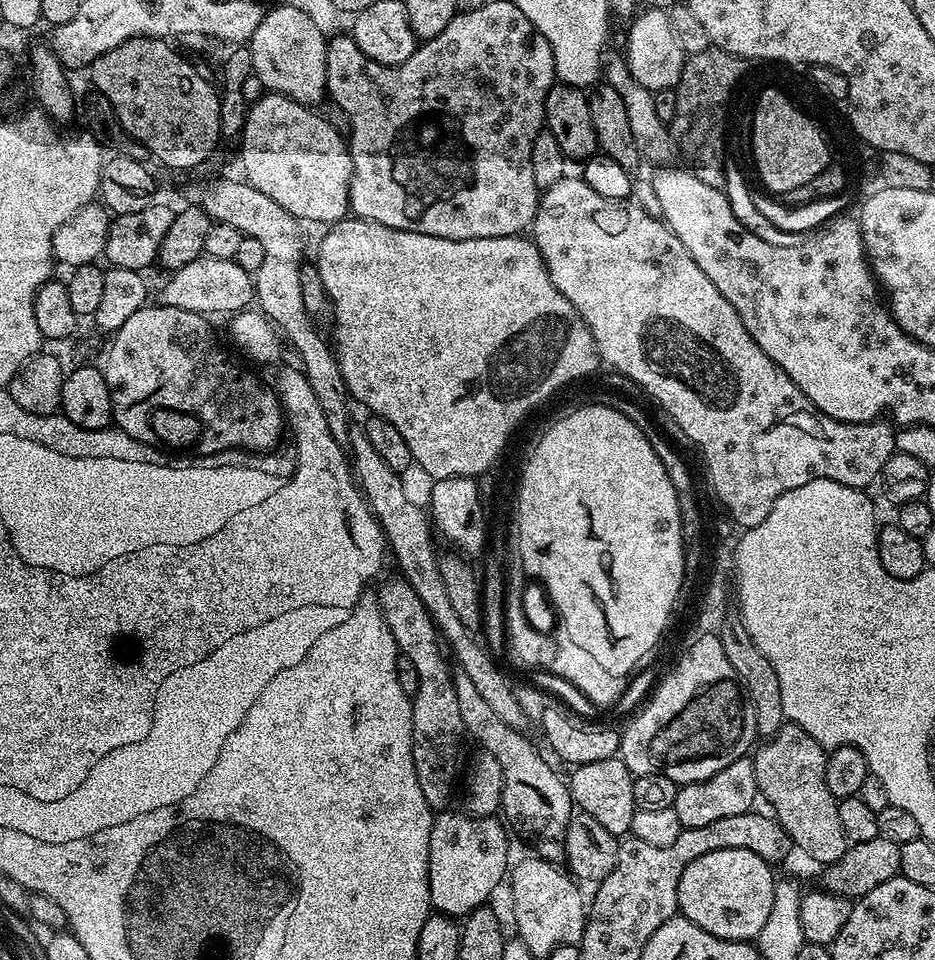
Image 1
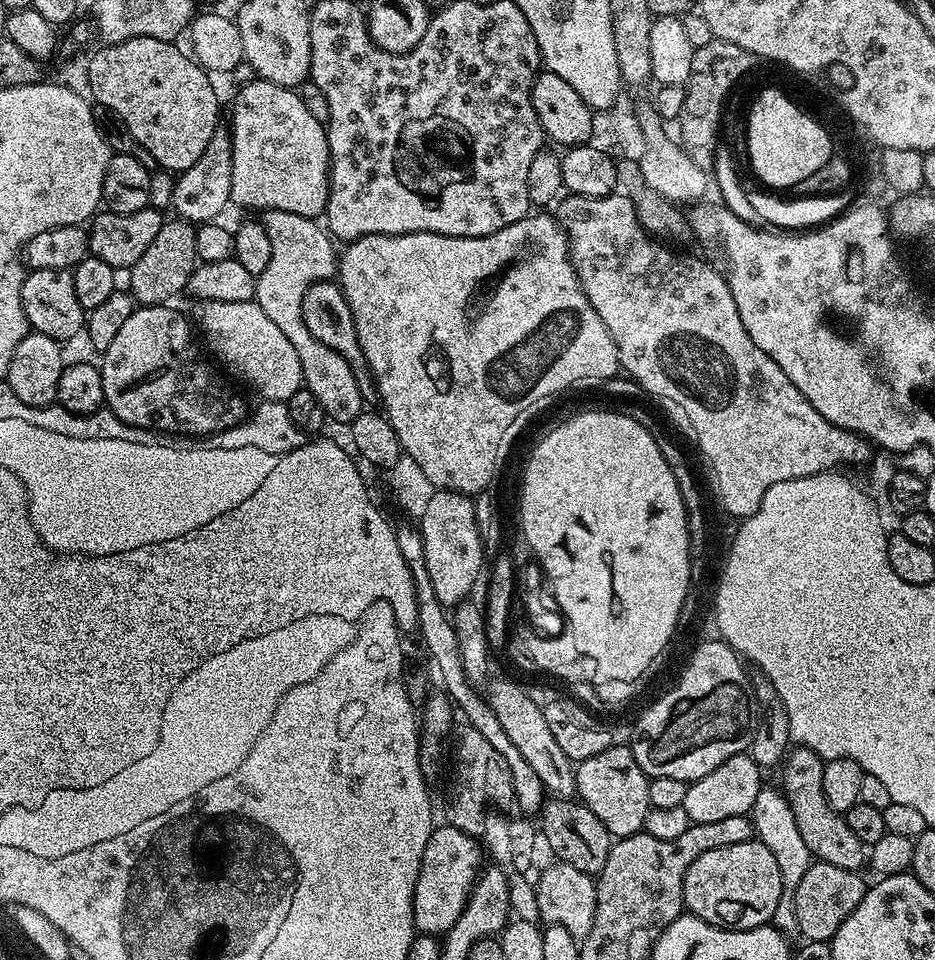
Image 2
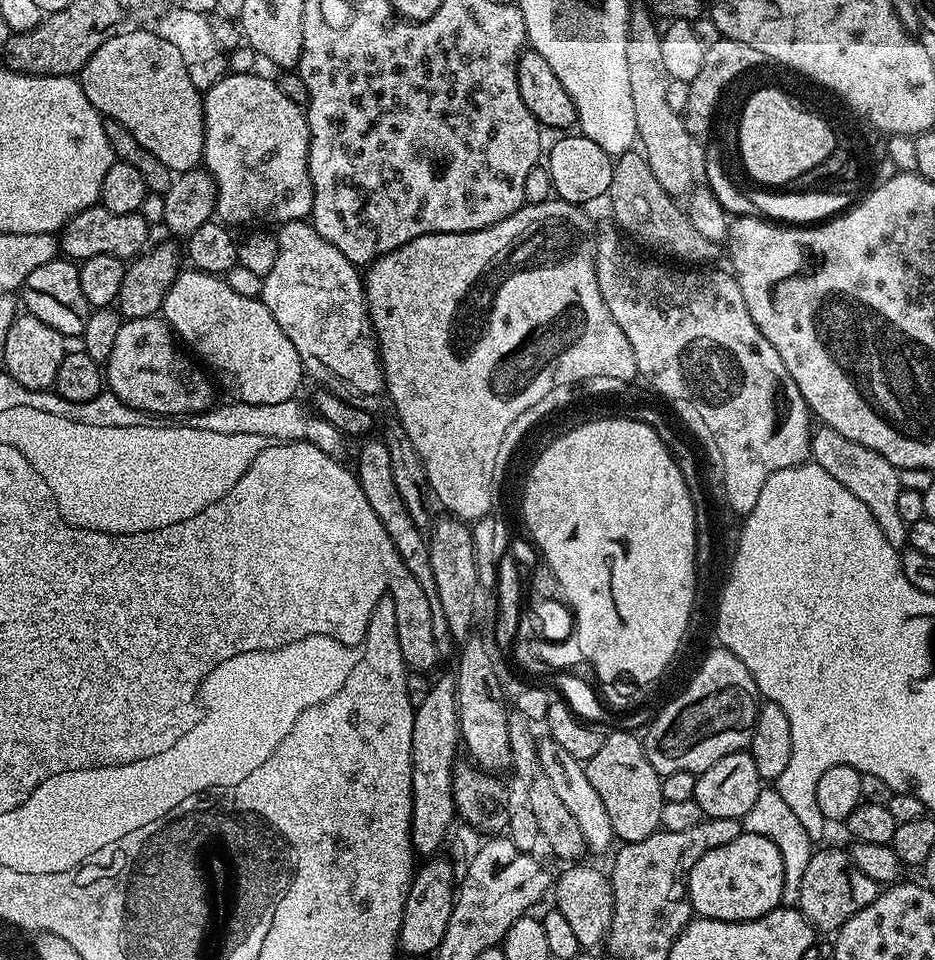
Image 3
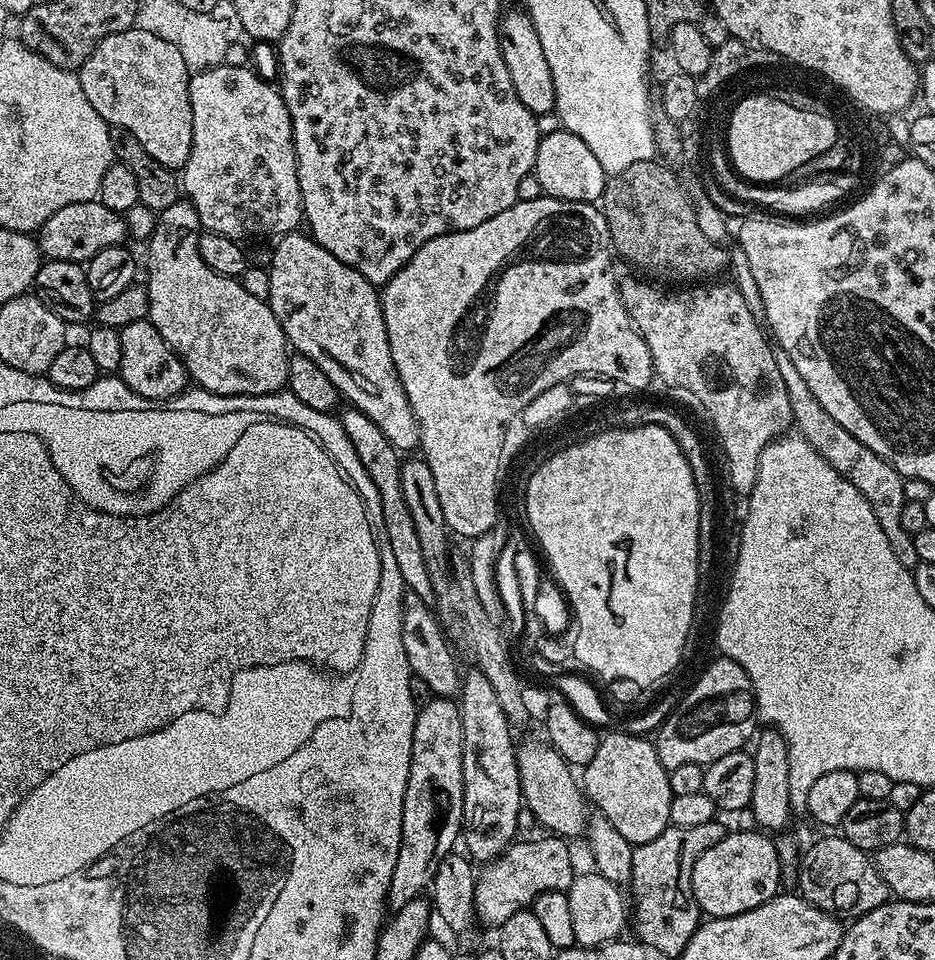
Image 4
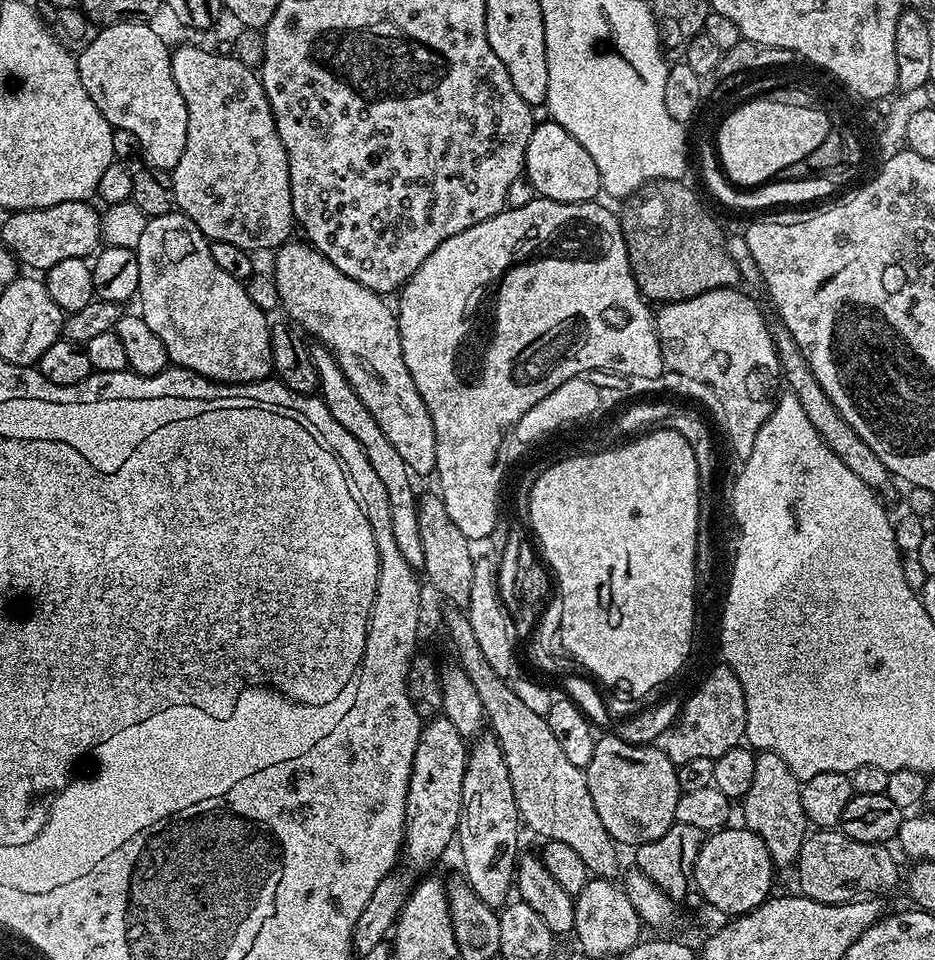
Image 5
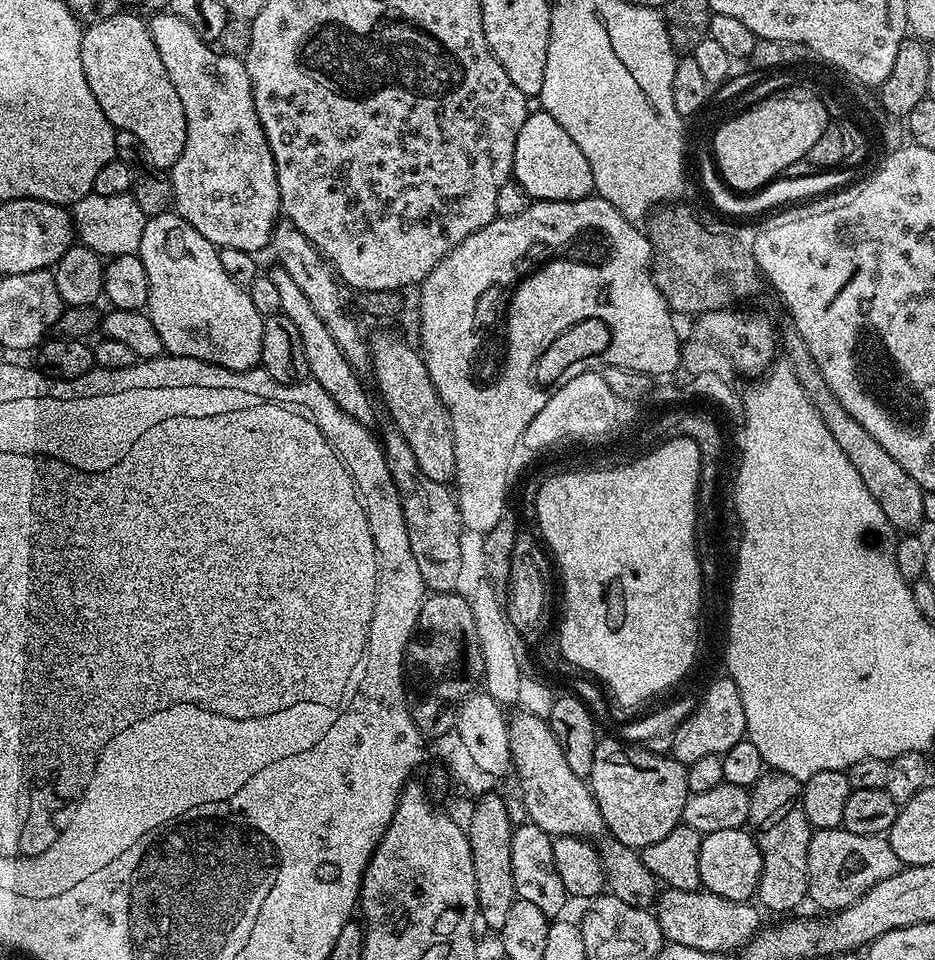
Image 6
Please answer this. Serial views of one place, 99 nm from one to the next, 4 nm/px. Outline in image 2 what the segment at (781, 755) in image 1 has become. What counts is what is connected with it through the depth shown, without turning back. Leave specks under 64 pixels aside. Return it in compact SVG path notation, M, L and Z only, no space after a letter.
M803 746L793 747L782 764L785 784L783 794L813 857L822 862L830 862L830 866L842 866L842 870L860 872L866 864L866 846L851 832L843 815L832 809L830 802L826 802L826 794L822 794L824 765L825 761L818 754L809 752Z

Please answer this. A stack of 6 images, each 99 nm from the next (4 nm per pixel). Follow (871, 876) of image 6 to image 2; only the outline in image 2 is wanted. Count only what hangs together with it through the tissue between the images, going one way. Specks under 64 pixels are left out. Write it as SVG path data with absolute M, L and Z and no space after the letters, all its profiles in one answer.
M816 860L802 874L802 882L794 890L794 914L798 918L799 935L805 941L830 942L834 934L854 914L858 902L862 902L866 891L860 872L842 870L842 866L830 866L830 862Z

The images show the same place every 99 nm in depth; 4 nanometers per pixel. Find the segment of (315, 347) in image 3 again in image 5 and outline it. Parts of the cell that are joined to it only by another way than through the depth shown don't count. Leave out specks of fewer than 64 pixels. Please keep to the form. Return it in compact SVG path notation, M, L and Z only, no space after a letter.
M307 242L281 244L275 249L274 256L274 277L280 304L283 310L285 308L288 311L287 319L335 356L338 366L342 366L342 374L346 374L346 382L350 382L350 386L354 386L354 394L358 394L358 398L366 402L366 410L374 414L374 422L382 426L382 434L386 434L386 438L394 442L398 455L402 457L402 462L406 462L409 472L417 477L431 477L436 470L434 422L430 418L430 410L426 410L426 402L422 402L422 394L418 394L418 386L414 386L414 378L410 378L410 370L406 370L396 313L390 304L388 308L387 302L384 301L387 299L381 293L362 286L362 282L354 282L354 278L342 274L342 270L338 270L334 262L330 262Z

